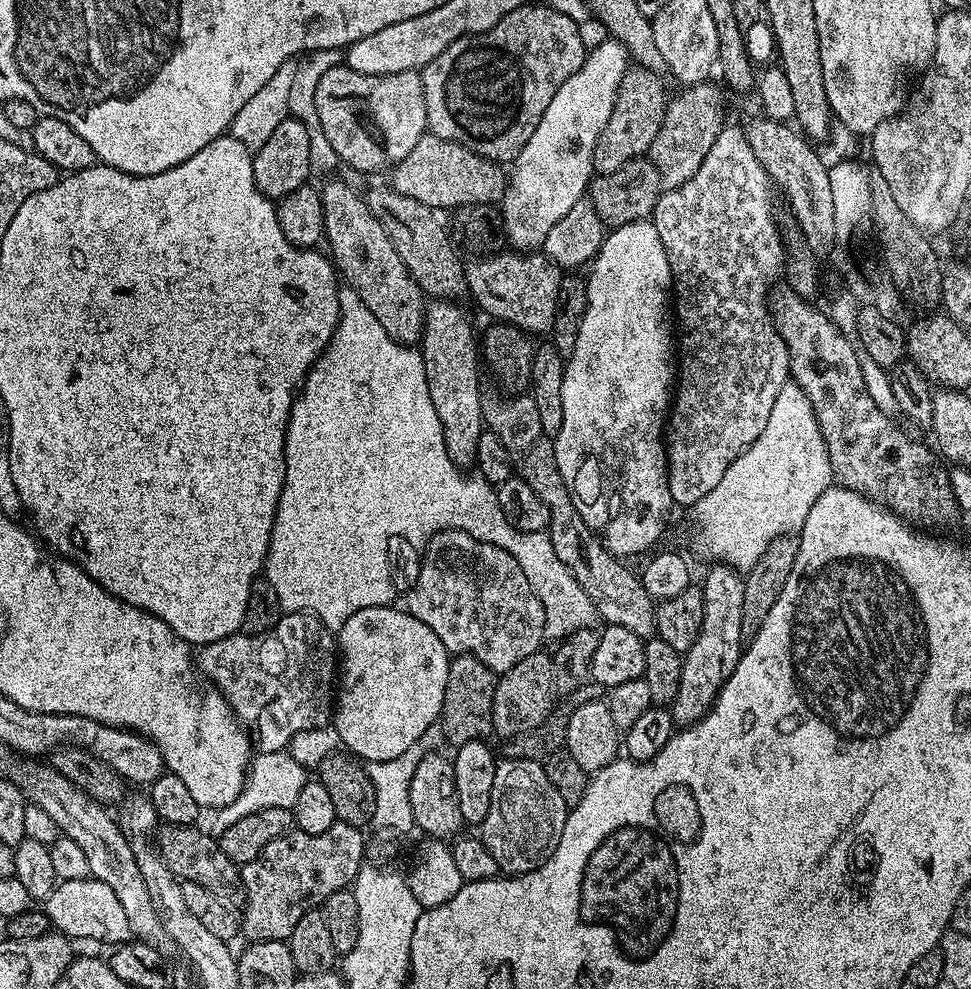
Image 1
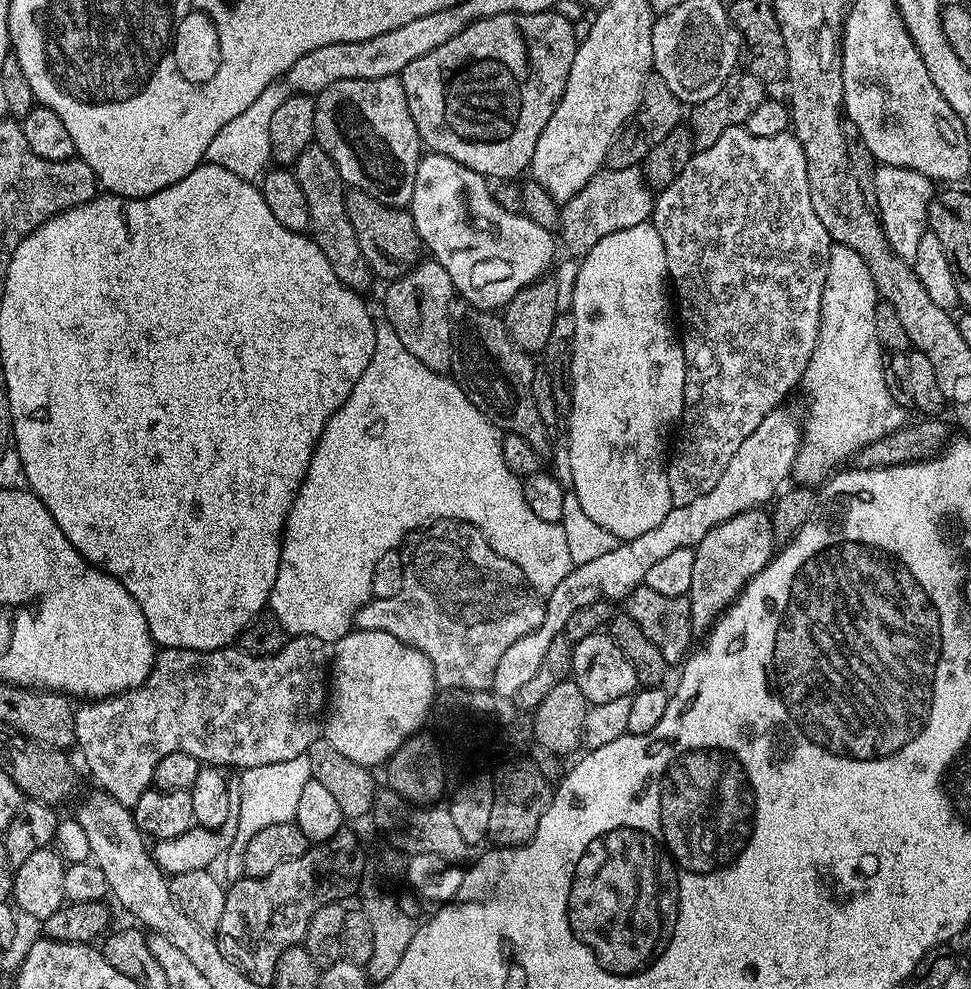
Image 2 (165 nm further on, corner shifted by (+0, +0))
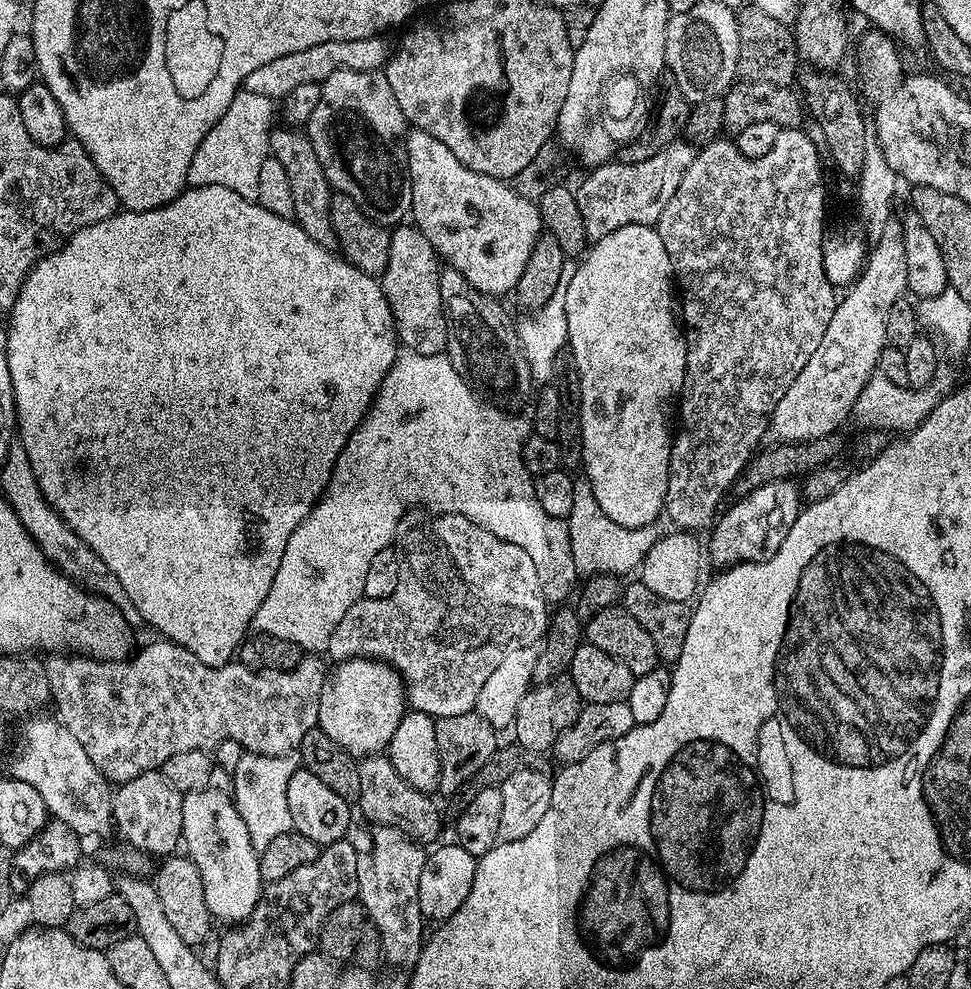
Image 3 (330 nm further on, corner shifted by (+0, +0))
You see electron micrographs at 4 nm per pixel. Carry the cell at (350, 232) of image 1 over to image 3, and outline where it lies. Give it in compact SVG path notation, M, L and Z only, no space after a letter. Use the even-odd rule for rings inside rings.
M276 126L268 135L268 147L271 156L278 158L278 162L286 166L286 175L290 178L290 191L294 194L296 223L302 230L306 230L310 238L314 238L314 242L318 242L323 248L335 249L336 235L330 218L334 189L322 170L322 162L318 162L318 154L314 154L310 138L303 131L293 130L288 126Z

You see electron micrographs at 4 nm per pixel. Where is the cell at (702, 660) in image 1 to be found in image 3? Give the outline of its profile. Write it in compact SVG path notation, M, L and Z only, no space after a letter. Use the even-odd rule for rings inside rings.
M775 480L733 499L733 504L725 507L711 525L712 537L706 540L707 559L709 556L720 570L733 568L735 564L761 564L770 559L786 542L790 526L794 526L802 511L802 492L794 485L792 480Z

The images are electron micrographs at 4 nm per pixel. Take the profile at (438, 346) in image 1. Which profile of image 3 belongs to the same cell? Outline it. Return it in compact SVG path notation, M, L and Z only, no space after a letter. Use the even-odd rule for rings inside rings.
M404 222L391 229L390 262L386 262L386 270L379 277L380 288L384 292L386 302L390 306L390 314L396 323L396 339L401 345L418 354L441 355L448 346L448 315L444 312L442 290L440 289L441 261L435 250L426 242L426 238L411 223Z

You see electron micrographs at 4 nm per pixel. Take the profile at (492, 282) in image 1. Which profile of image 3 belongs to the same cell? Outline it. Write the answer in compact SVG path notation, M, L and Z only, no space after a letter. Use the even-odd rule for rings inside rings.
M412 128L409 131L406 137L406 154L408 155L408 177L412 183L410 220L414 227L424 235L426 242L430 242L430 246L435 250L437 257L447 267L458 270L458 274L462 274L462 278L466 278L466 282L471 288L476 288L479 292L486 292L494 297L499 297L501 295L500 292L511 293L516 287L518 278L522 278L522 270L526 270L526 262L530 259L536 240L542 235L542 221L537 201L522 198L513 190L511 183L495 180L486 174L478 174L478 170L470 170L462 162L458 162L458 158L454 158L454 154L450 154L450 150L446 146L442 146L442 142L438 142L438 138L426 134L421 128Z

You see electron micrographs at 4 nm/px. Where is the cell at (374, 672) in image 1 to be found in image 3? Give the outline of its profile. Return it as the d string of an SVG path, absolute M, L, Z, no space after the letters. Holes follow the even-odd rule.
M367 656L341 660L335 667L333 672L331 669L327 673L322 686L322 698L318 706L318 726L332 741L337 742L340 748L354 757L363 758L385 751L406 711L406 685L400 673L391 664Z

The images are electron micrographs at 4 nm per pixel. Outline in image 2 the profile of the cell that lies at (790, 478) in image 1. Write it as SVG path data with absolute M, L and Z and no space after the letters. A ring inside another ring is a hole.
M833 243L830 250L830 262L828 263L827 282L822 294L822 310L820 311L820 333L818 334L818 342L814 346L814 354L810 354L810 362L804 371L804 379L802 381L802 389L808 395L808 416L809 420L805 419L802 424L802 439L800 442L800 453L796 455L796 461L792 464L792 476L795 483L800 486L820 486L825 483L833 475L834 469L843 460L851 461L853 457L867 444L874 442L876 439L882 438L891 432L897 431L906 424L904 412L896 397L890 394L888 383L884 377L884 369L886 367L886 356L880 347L880 342L876 338L876 306L878 297L876 295L876 287L870 278L870 270L866 266L866 262L854 250L850 250L846 246Z

